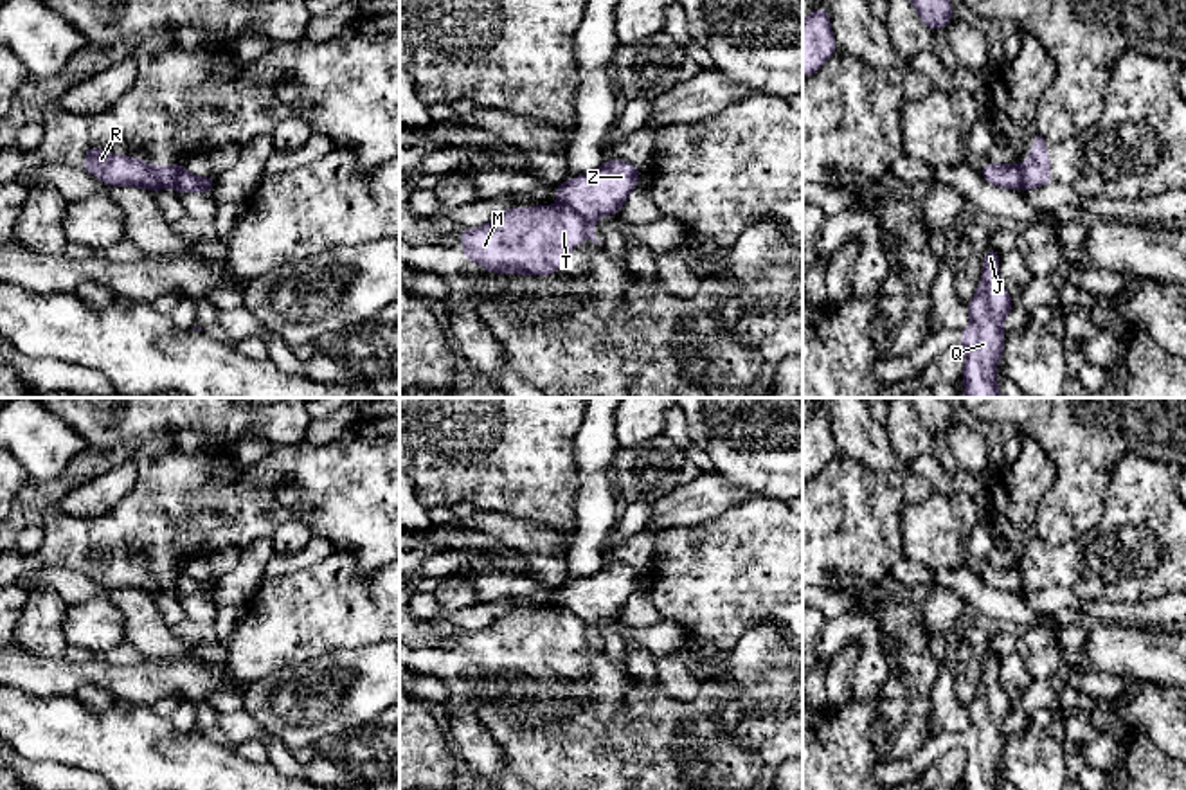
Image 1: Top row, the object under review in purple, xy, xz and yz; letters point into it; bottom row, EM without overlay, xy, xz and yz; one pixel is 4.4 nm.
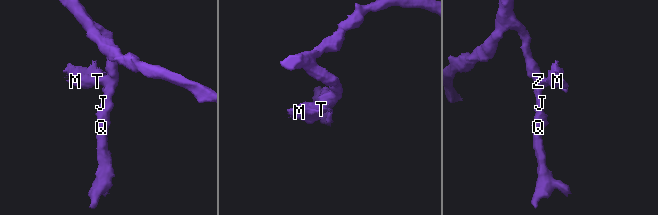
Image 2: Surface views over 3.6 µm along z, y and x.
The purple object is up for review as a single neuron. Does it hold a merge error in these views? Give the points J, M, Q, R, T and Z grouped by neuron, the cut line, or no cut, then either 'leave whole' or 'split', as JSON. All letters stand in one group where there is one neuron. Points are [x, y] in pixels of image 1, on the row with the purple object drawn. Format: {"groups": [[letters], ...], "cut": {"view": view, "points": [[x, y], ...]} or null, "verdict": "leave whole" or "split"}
{"groups": [["J", "Q", "Z"], ["M", "R", "T"]], "cut": {"view": "xz", "points": [[562, 204], [567, 204], [585, 220], [591, 227], [591, 236]]}, "verdict": "split"}

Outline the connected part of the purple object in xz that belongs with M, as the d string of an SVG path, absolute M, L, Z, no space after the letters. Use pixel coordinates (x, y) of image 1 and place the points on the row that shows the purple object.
M569 205L513 207L479 229L459 232L466 261L477 261L486 272L551 275L585 238L590 238L587 220Z

